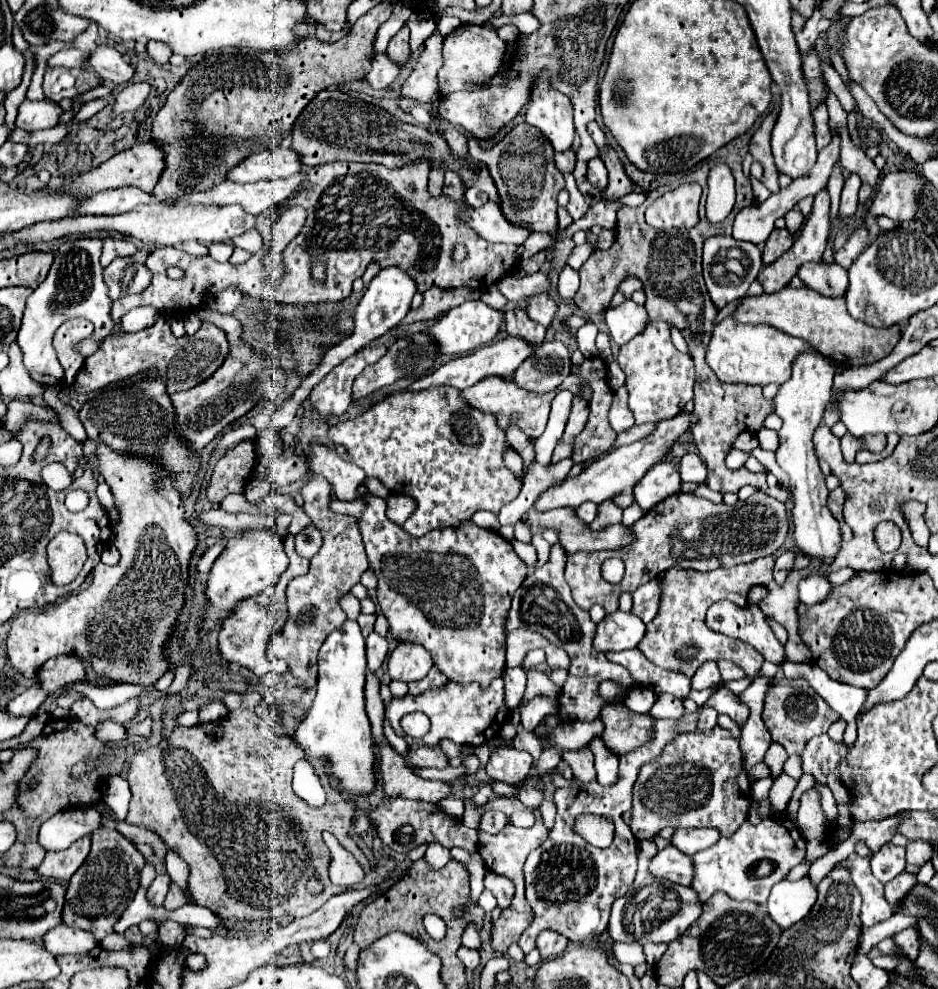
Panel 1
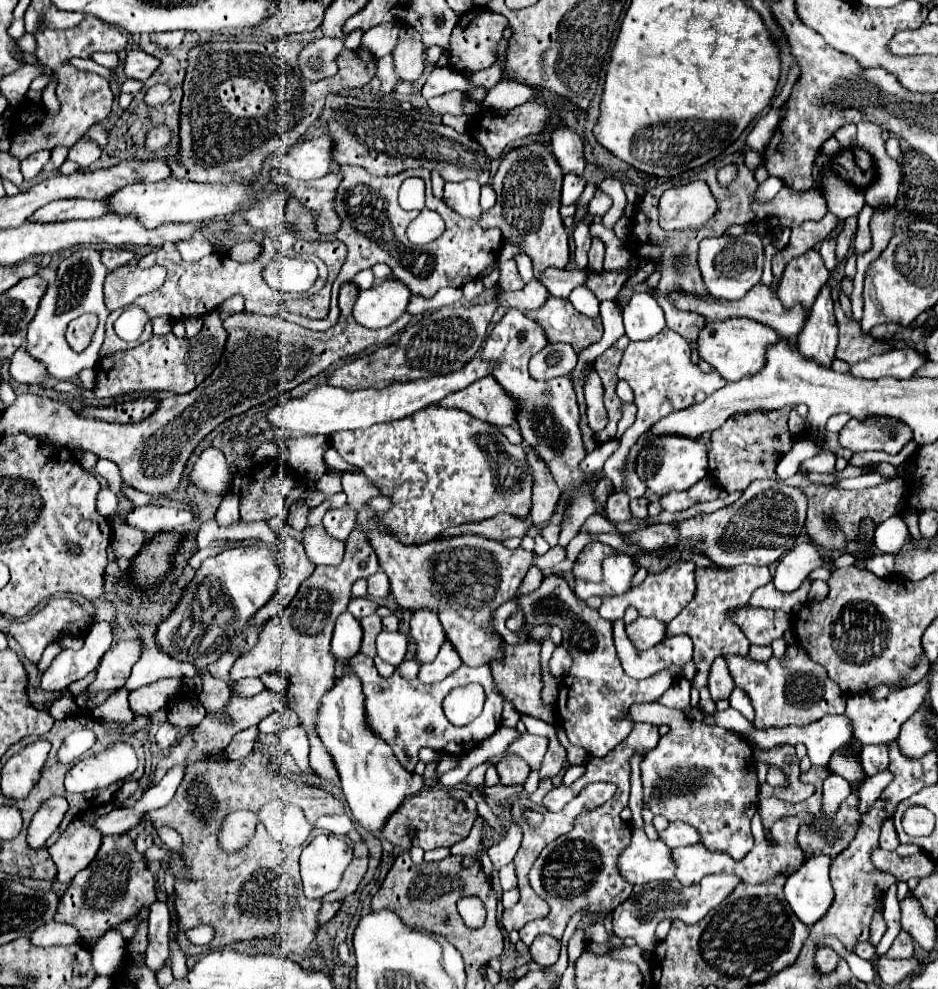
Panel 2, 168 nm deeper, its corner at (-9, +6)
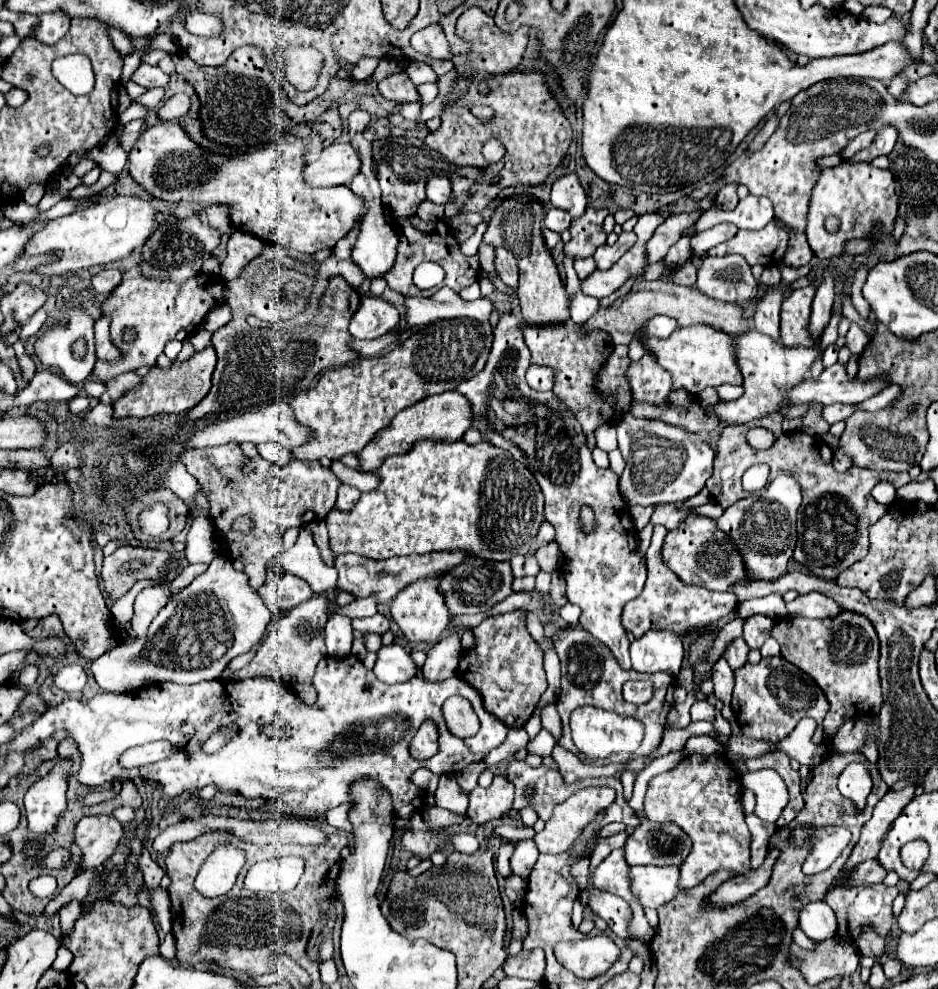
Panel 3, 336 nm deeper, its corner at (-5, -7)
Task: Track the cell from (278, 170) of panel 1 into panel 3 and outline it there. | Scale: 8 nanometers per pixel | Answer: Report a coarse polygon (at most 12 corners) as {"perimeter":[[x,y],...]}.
{"perimeter":[[332,144],[304,168],[314,188],[348,186],[362,160],[352,144]]}

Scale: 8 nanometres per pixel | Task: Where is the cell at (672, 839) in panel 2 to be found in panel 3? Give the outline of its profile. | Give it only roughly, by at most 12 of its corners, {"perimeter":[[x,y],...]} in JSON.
{"perimeter":[[644,820],[626,838],[630,866],[680,866],[678,824]]}

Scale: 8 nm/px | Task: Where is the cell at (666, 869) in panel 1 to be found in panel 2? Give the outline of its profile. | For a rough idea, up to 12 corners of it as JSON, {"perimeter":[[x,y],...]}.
{"perimeter":[[638,827],[618,859],[632,885],[668,881],[672,849]]}

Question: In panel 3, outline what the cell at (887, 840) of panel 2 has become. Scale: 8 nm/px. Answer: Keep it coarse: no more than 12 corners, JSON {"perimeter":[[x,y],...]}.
{"perimeter":[[868,859],[858,864],[852,876],[844,882],[840,874],[832,888],[880,884],[886,870],[878,860]]}

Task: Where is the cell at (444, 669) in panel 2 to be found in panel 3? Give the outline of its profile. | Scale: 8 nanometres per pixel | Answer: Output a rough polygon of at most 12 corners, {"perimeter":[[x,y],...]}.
{"perimeter":[[460,634],[428,650],[422,676],[430,682],[452,678],[462,650]]}

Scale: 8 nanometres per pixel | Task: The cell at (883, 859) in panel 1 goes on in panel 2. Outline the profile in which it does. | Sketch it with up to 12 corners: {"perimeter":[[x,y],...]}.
{"perimeter":[[898,885],[884,897],[886,933],[878,943],[878,955],[884,955],[900,933]]}

